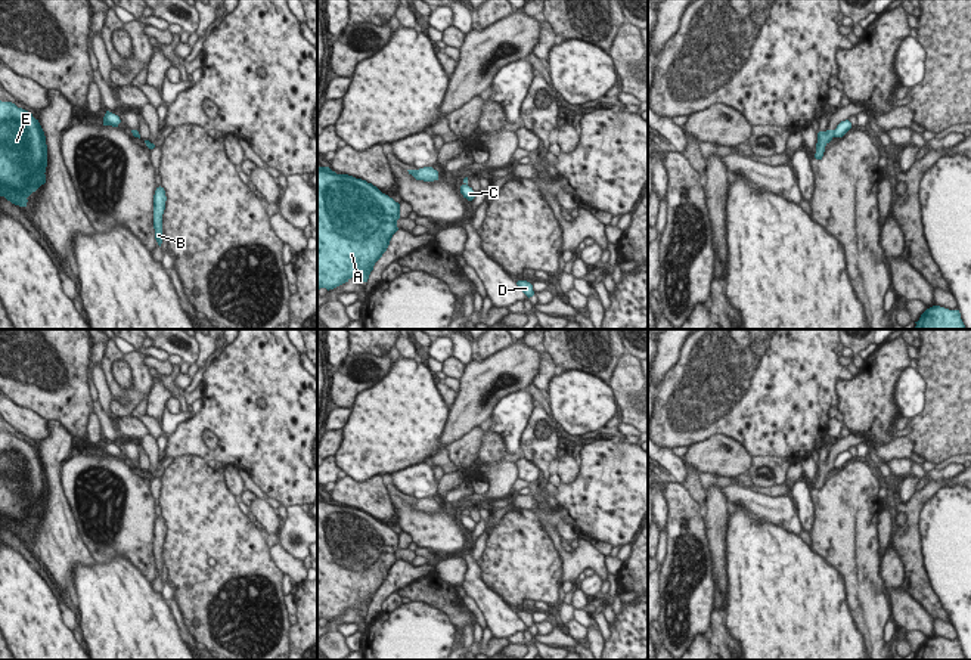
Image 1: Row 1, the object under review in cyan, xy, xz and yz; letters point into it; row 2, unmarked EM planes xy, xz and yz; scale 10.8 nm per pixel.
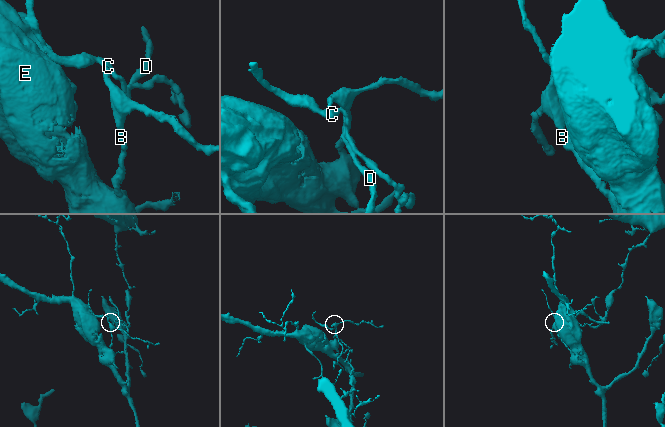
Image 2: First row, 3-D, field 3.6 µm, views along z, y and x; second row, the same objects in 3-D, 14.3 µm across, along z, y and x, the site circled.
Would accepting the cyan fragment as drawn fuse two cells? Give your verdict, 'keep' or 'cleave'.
cleave

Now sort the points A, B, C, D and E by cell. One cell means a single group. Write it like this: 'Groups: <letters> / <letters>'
Groups: A B D E / C

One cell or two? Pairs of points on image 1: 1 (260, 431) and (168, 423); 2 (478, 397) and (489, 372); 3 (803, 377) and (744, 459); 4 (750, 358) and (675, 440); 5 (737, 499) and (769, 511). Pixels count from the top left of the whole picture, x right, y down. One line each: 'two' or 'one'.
1: two
2: one
3: two
4: one
5: one

